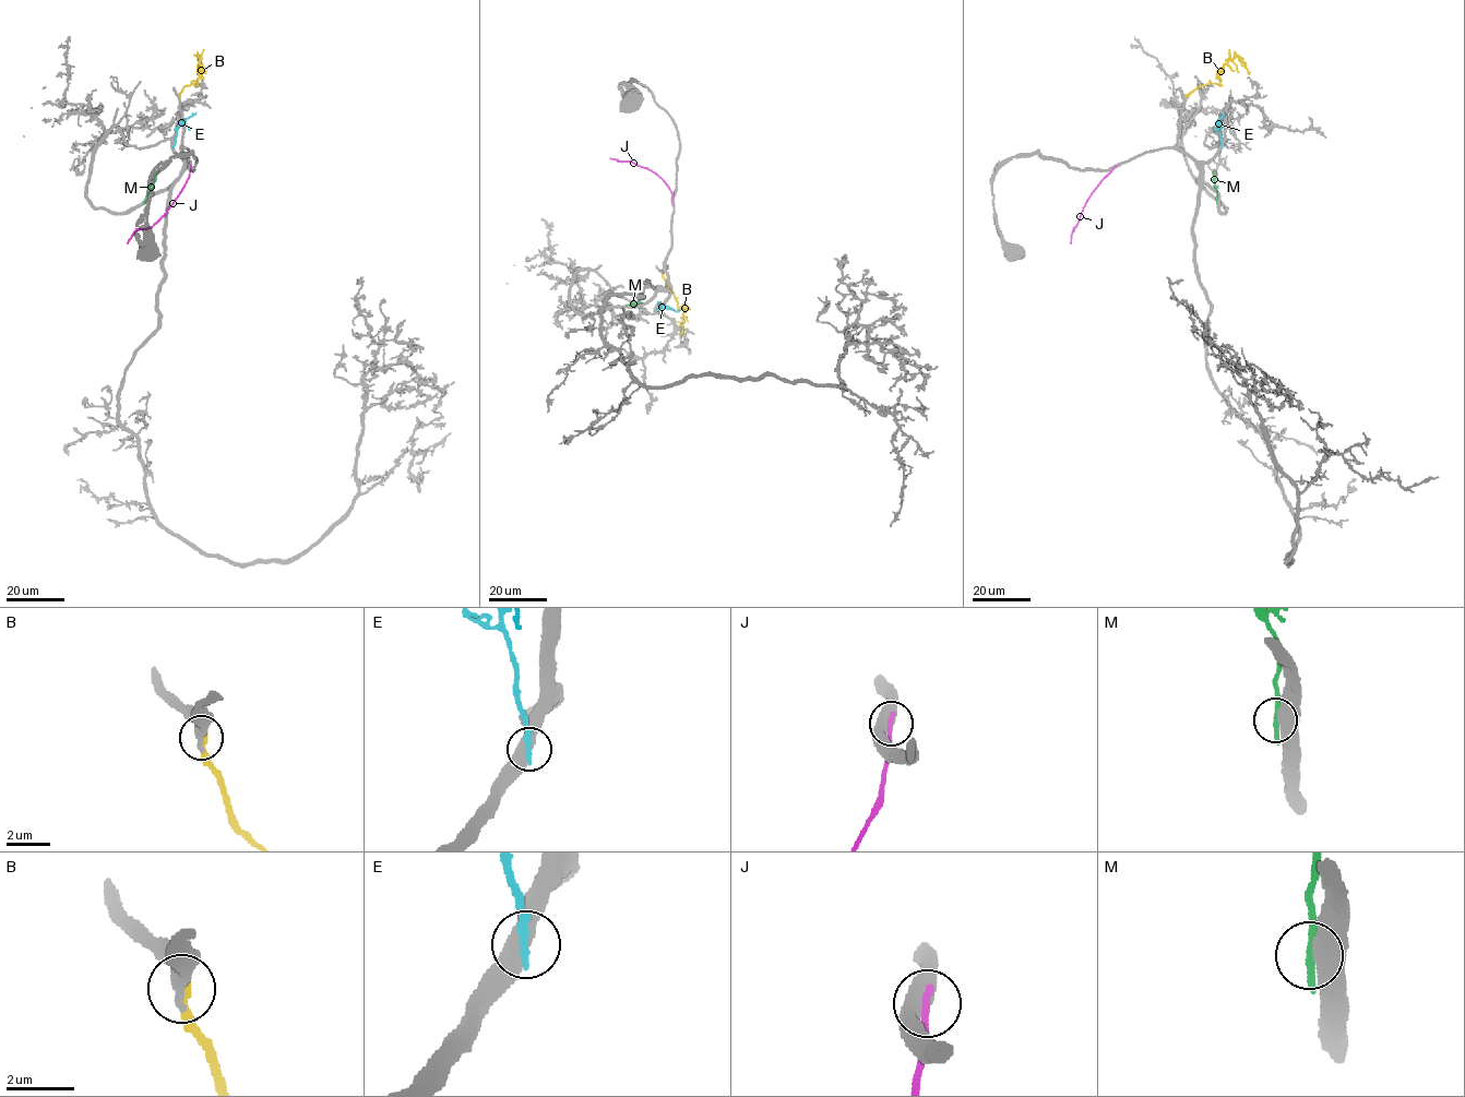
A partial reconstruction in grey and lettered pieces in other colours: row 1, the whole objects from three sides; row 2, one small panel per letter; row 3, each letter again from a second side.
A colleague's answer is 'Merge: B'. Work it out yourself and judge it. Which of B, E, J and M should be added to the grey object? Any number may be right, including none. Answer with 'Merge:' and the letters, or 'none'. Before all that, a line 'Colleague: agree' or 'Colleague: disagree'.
Colleague: agree
Merge: B

